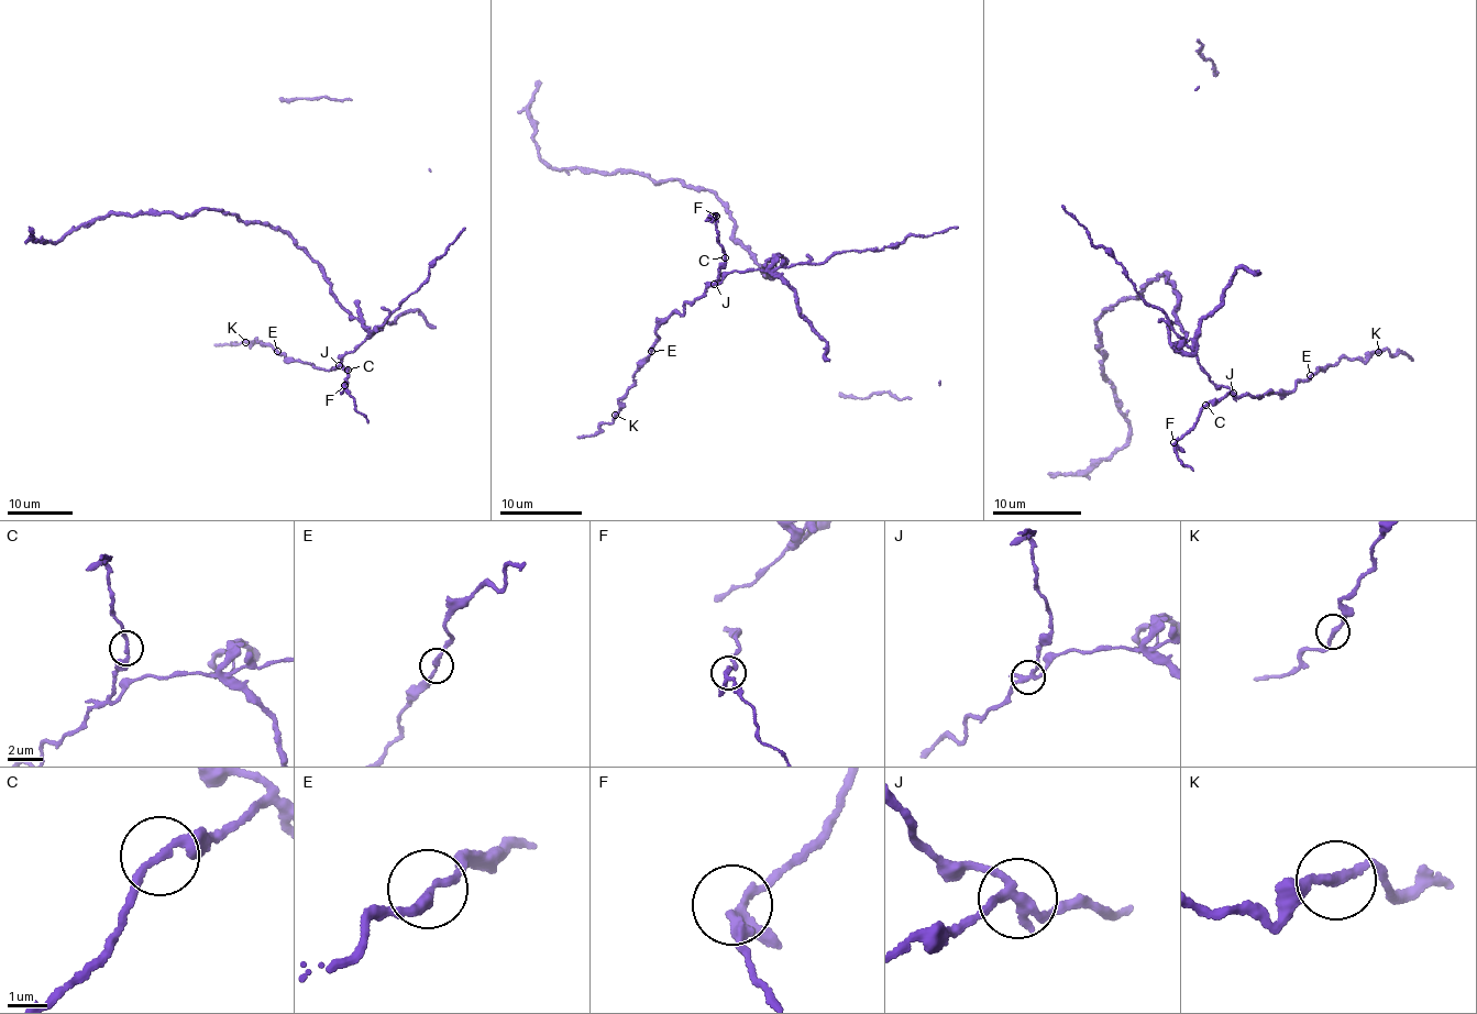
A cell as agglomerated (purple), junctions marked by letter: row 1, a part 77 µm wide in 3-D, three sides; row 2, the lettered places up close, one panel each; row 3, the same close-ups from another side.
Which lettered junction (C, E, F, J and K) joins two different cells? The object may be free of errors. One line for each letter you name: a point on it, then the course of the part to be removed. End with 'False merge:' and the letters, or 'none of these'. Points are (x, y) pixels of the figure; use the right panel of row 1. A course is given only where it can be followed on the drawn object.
J: at (1233, 393); foreign part runs (1233, 394), (1179, 349), (1178, 293), (1159, 275), (1097, 320), (1124, 445), (1049, 473)
False merge: J

